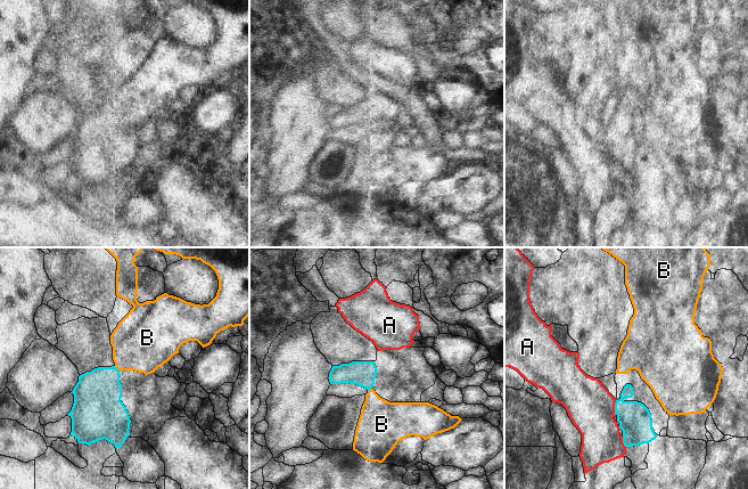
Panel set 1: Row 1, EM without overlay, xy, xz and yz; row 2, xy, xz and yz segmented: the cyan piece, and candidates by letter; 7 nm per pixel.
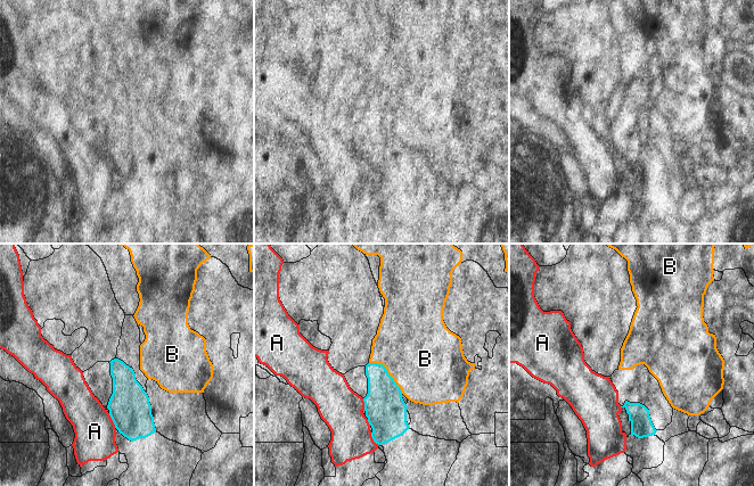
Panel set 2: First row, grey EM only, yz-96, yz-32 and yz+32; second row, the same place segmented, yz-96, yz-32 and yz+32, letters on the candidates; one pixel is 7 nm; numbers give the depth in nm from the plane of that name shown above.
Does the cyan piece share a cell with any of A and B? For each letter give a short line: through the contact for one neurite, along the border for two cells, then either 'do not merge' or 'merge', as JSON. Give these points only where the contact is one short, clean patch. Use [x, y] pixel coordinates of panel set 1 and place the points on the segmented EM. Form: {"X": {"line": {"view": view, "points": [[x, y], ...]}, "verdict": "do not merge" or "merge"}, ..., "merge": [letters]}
{"A": {"line": {"view": "yz", "points": [[616, 399], [614, 414]]}, "verdict": "do not merge"}, "B": {"verdict": "merge"}, "merge": ["B"]}

